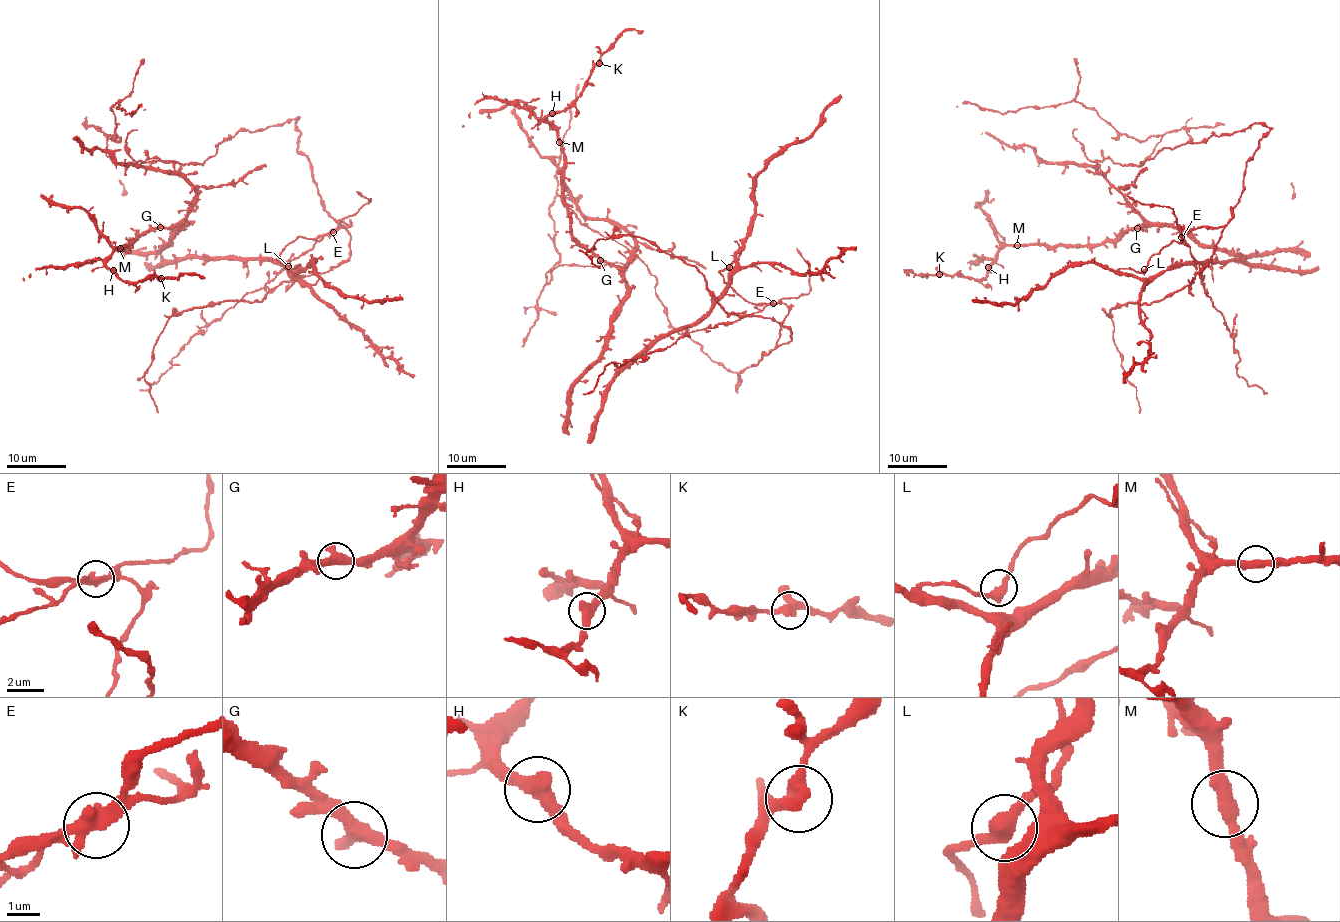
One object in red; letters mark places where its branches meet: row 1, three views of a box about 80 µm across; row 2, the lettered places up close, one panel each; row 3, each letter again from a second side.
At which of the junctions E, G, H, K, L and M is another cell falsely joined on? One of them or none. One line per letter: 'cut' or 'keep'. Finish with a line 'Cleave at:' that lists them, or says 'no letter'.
E: cut
G: keep
H: keep
K: keep
L: keep
M: keep
Cleave at: E

